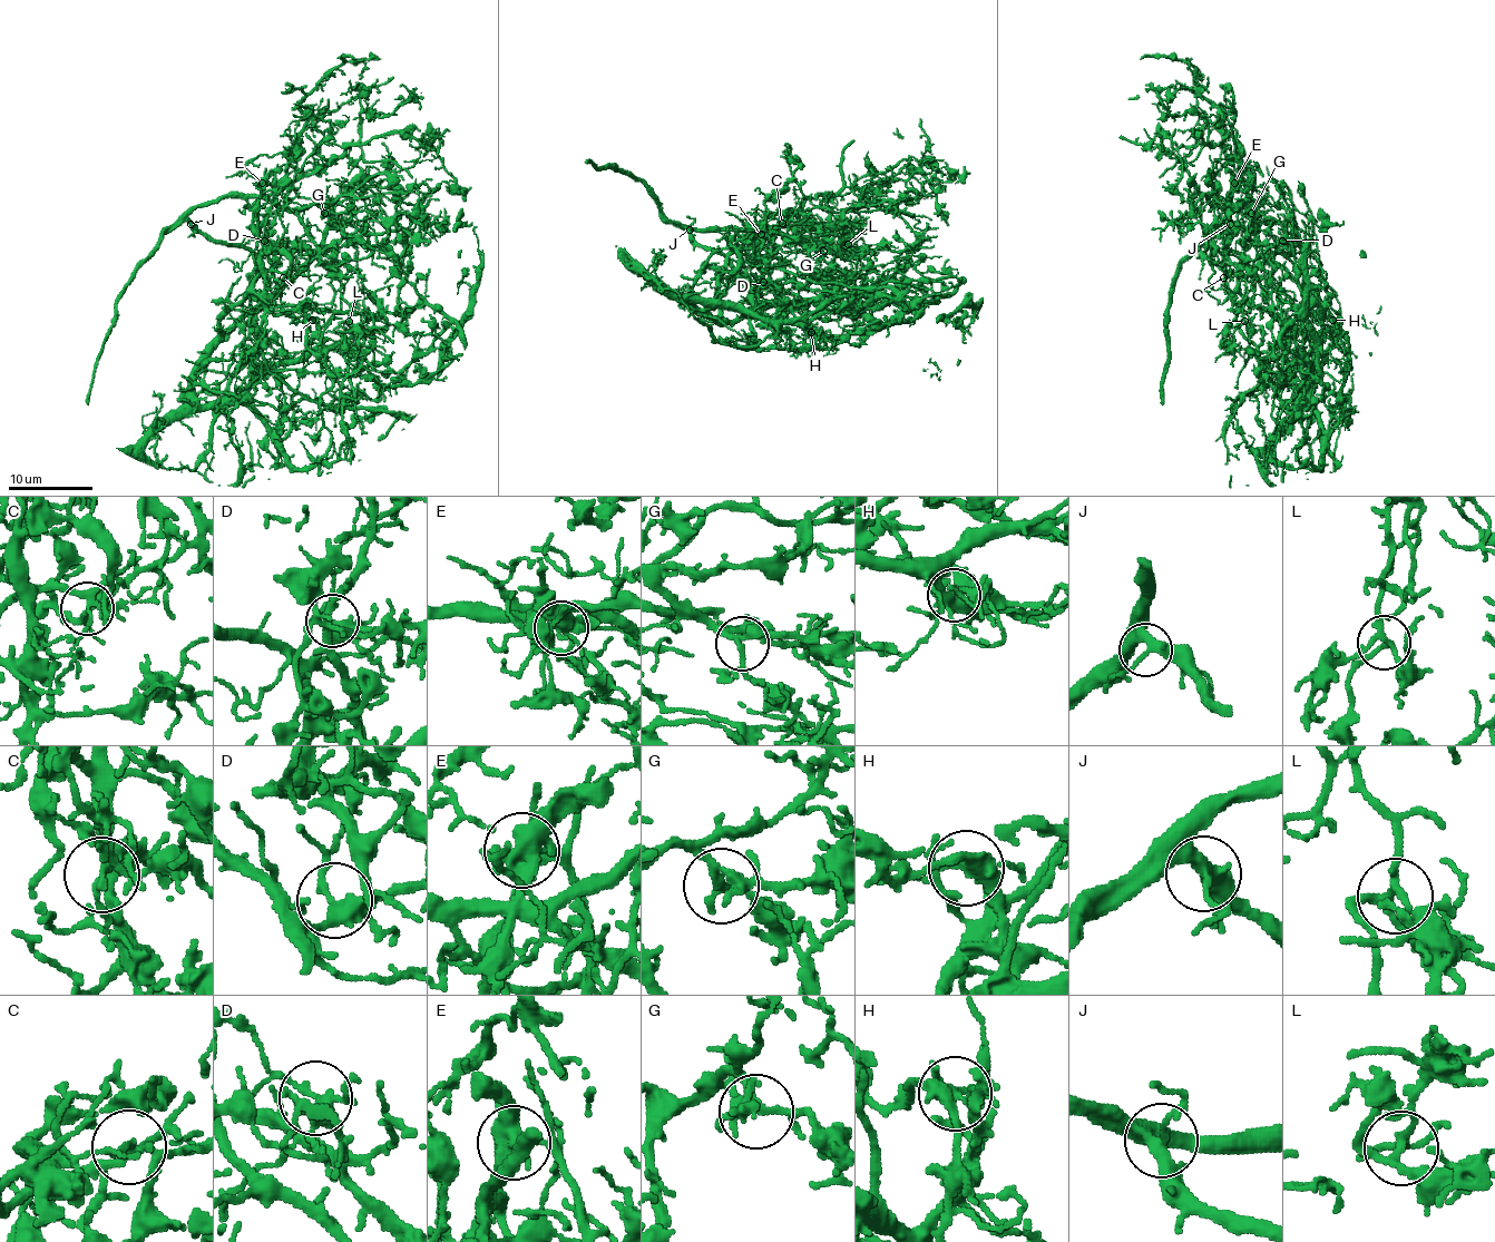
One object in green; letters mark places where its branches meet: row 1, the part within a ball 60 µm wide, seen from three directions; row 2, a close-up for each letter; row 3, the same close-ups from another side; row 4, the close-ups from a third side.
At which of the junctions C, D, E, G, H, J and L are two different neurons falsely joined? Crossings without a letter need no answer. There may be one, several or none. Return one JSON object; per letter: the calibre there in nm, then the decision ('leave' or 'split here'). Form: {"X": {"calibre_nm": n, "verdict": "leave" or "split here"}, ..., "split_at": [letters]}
{"C": {"calibre_nm": 200, "verdict": "split here"}, "D": {"calibre_nm": 300, "verdict": "leave"}, "E": {"calibre_nm": 460, "verdict": "split here"}, "G": {"calibre_nm": 160, "verdict": "leave"}, "H": {"calibre_nm": 320, "verdict": "split here"}, "J": {"calibre_nm": 320, "verdict": "leave"}, "L": {"calibre_nm": 200, "verdict": "leave"}, "split_at": ["C", "E", "H"]}

